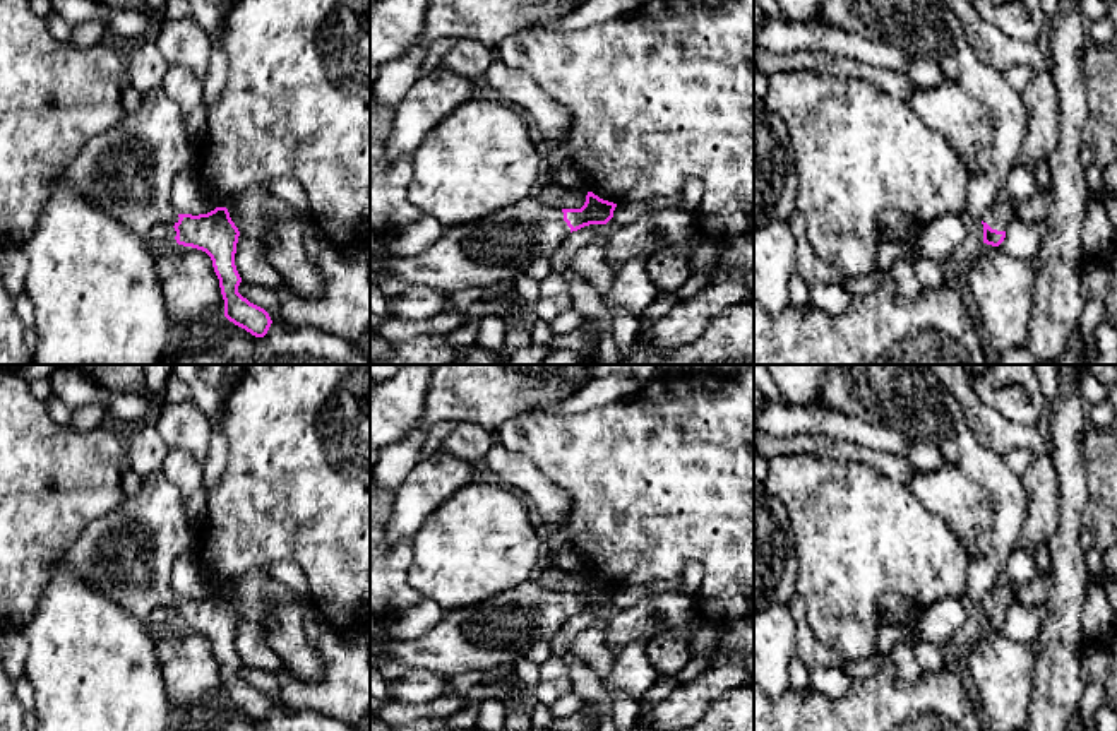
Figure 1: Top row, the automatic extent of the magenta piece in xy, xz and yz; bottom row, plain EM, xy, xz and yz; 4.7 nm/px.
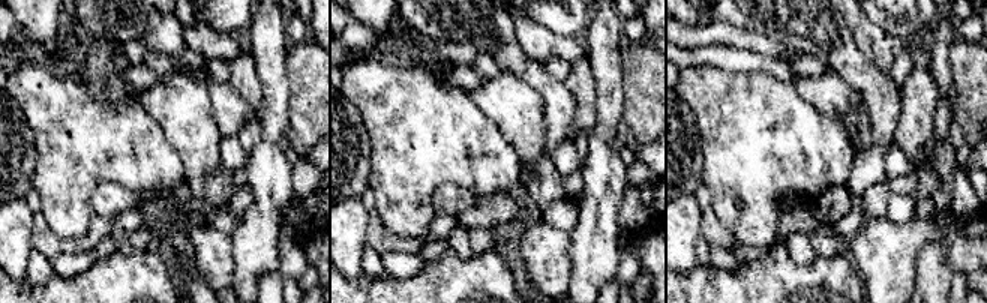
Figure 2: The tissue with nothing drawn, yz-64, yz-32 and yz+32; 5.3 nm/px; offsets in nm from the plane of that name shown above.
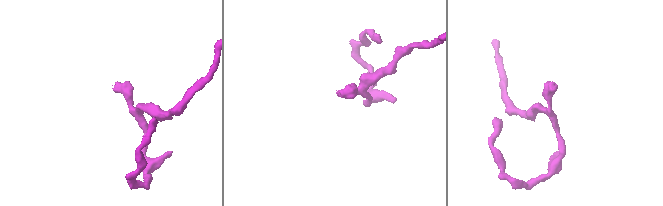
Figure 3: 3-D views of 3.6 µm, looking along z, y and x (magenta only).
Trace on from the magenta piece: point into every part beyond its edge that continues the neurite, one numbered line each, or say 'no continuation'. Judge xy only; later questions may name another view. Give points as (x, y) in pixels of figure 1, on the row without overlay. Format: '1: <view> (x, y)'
1: xy (127, 555)

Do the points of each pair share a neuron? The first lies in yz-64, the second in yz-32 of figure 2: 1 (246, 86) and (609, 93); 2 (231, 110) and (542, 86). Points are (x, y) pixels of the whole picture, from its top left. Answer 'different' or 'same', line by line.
1: different
2: same

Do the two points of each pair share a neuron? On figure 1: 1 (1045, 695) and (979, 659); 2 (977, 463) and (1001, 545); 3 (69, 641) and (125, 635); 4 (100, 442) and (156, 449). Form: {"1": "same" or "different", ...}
{"1": "different", "2": "same", "3": "same", "4": "different"}

